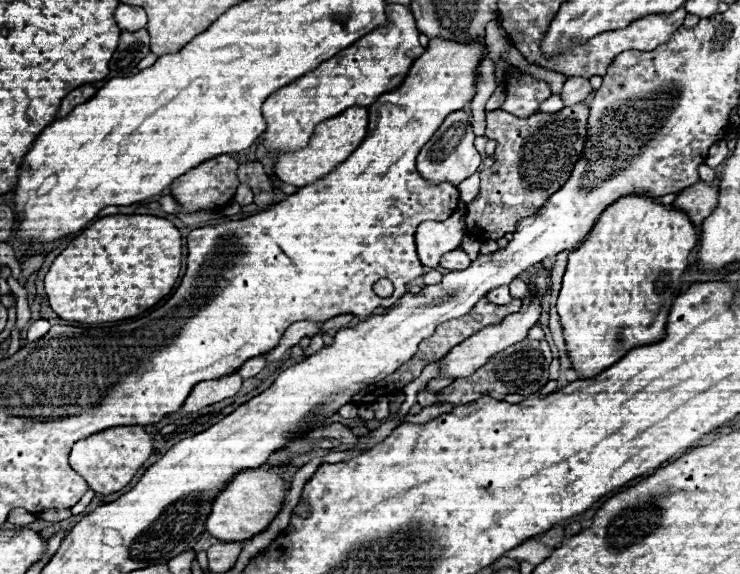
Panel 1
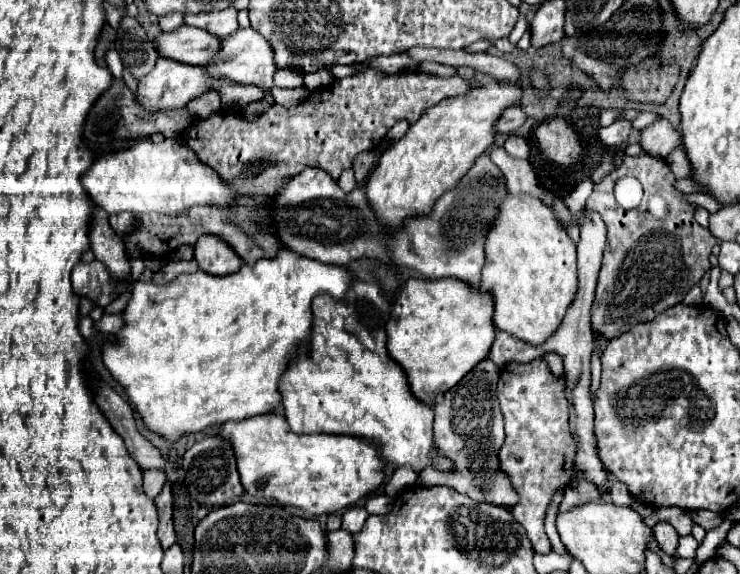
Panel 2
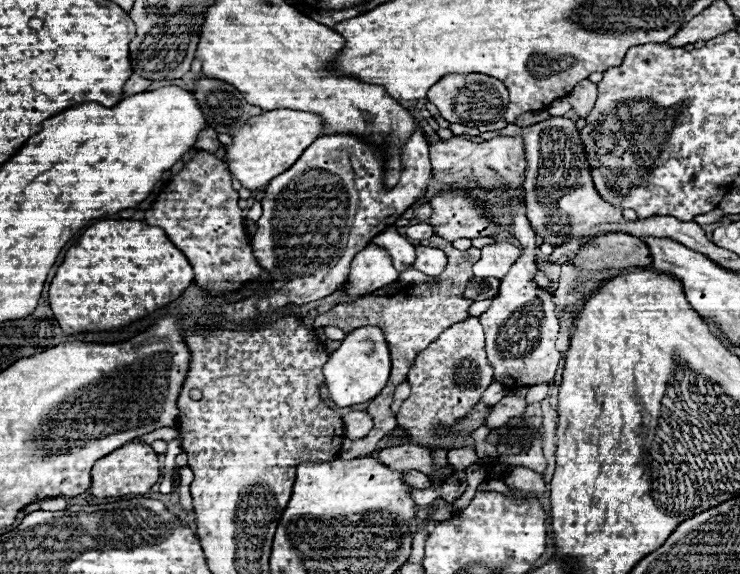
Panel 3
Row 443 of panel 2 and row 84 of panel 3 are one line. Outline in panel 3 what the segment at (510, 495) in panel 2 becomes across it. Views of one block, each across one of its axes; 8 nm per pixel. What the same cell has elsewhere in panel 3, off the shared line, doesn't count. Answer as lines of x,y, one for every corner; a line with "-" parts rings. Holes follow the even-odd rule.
446,74
442,76
426,96
440,110
442,118
452,124
464,124
470,128
478,128
480,132
500,130
506,126
504,112
508,106
508,90
506,86
486,74

